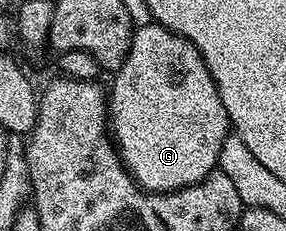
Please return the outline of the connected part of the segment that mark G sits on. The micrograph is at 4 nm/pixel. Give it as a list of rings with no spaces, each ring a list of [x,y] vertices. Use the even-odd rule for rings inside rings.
[[[158,22],[133,30],[126,61],[111,76],[112,91],[108,95],[110,134],[132,180],[145,191],[180,191],[202,181],[217,170],[222,141],[230,134],[226,105],[218,97],[214,77],[206,69],[202,53],[186,37],[176,35]]]

